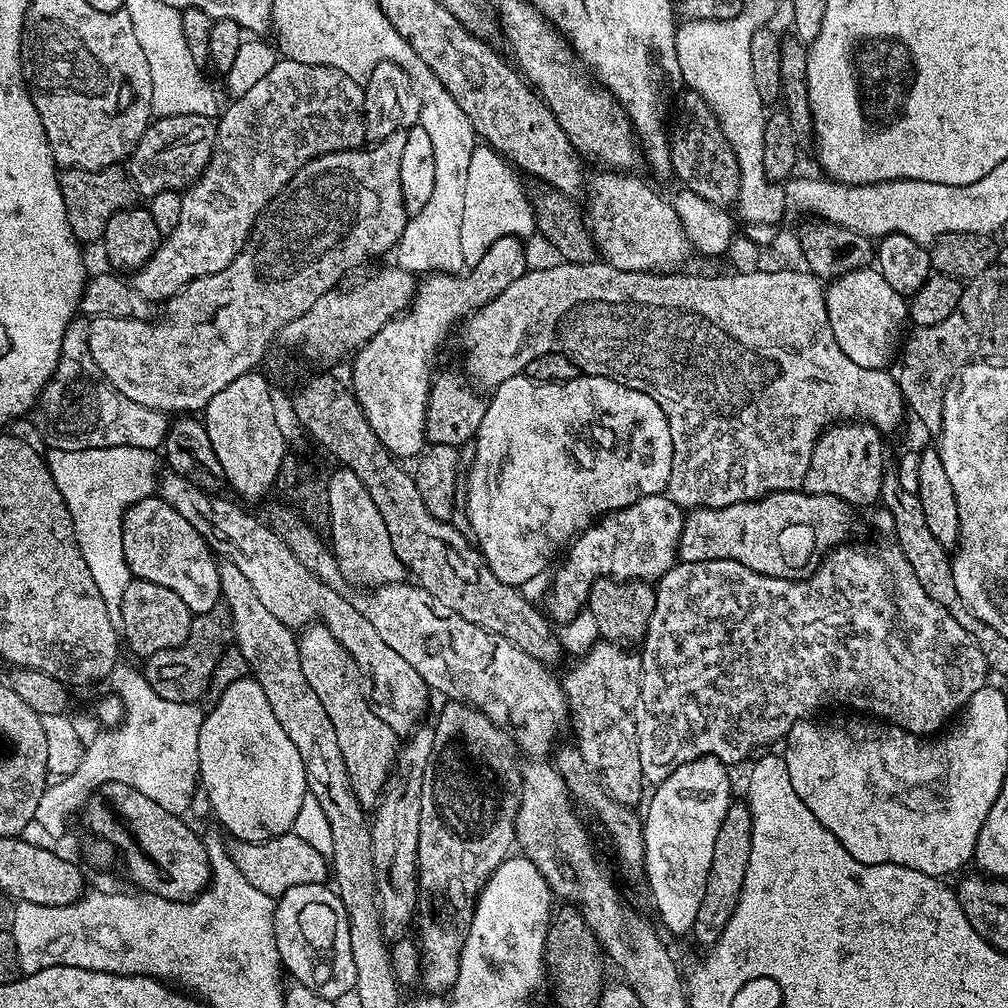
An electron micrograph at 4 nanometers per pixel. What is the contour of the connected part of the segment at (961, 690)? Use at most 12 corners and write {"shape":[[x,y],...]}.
{"shape":[[895,542],[655,581],[642,774],[819,708],[941,731],[978,642]]}

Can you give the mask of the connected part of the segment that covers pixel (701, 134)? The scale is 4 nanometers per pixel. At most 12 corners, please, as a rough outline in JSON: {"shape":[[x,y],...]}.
{"shape":[[675,97],[672,176],[735,205],[738,164],[711,106]]}

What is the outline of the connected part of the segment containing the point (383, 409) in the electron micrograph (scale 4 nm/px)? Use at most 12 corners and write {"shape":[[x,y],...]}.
{"shape":[[519,236],[425,275],[357,348],[352,392],[393,456],[426,447],[436,351],[526,270]]}

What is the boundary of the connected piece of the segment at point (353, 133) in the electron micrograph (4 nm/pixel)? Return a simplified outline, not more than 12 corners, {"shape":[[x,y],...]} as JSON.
{"shape":[[277,59],[219,113],[144,300],[219,277],[303,164],[366,140],[361,81]]}

